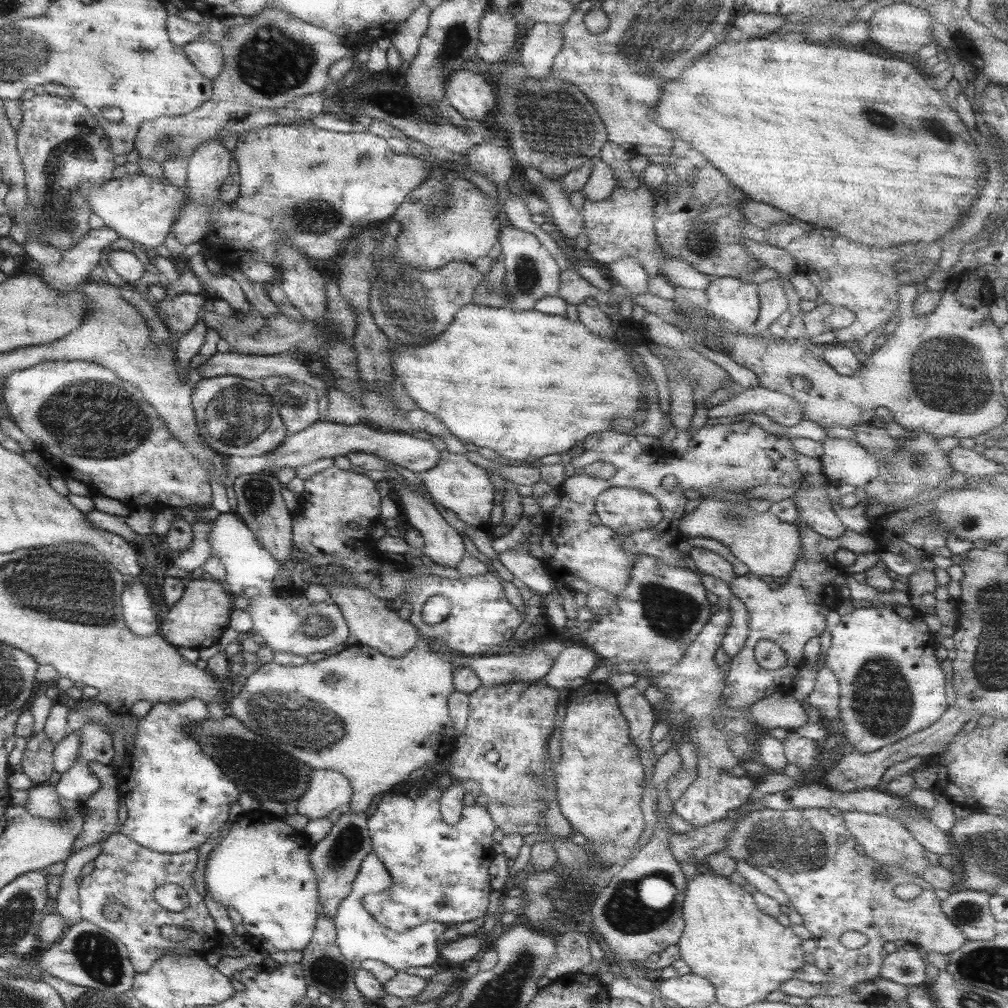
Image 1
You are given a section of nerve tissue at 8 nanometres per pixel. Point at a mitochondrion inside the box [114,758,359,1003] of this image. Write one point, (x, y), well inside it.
(329, 972)

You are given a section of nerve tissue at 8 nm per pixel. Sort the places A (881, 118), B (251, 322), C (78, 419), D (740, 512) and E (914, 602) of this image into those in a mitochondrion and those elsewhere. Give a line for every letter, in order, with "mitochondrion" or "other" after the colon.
A: mitochondrion
B: other
C: mitochondrion
D: mitochondrion
E: other

